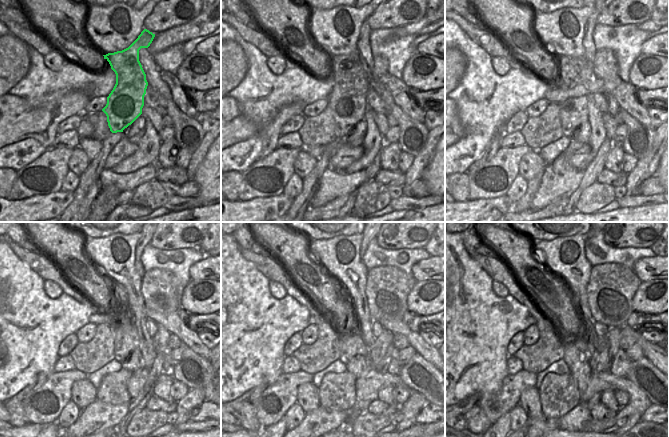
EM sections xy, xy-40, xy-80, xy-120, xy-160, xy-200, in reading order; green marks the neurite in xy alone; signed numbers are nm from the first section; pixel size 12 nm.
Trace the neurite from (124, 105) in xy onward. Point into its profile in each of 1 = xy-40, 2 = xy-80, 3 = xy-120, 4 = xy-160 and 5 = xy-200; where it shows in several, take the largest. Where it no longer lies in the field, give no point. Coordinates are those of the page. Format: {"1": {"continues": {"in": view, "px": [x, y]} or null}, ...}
{"1": {"continues": {"in": "xy-40", "px": [347, 101]}}, "2": {"continues": {"in": "xy-80", "px": [576, 78]}}, "3": {"continues": {"in": "xy-120", "px": [119, 316]}}, "4": {"continues": {"in": "xy-160", "px": [351, 343]}}, "5": {"continues": {"in": "xy-200", "px": [574, 345]}}}

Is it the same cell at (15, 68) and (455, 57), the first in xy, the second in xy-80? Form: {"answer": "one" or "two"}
{"answer": "one"}

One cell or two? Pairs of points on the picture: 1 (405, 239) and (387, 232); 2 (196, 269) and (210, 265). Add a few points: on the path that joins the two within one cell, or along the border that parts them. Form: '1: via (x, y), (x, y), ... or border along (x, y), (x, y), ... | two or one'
1: via (401, 235), (398, 232), (391, 232) | one
2: via (199, 269), (207, 267) | one

